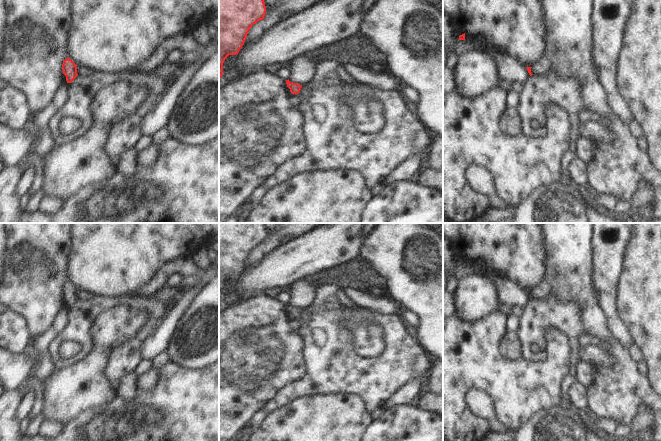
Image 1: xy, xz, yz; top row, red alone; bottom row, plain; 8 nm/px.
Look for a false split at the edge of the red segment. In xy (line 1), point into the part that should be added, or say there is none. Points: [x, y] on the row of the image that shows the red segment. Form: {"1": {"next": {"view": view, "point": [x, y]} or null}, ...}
{"1": {"next": null}}

